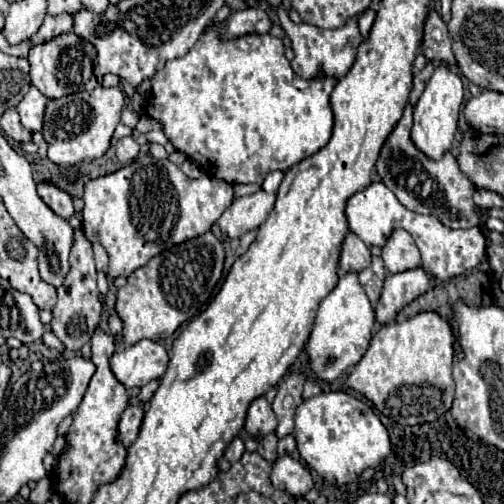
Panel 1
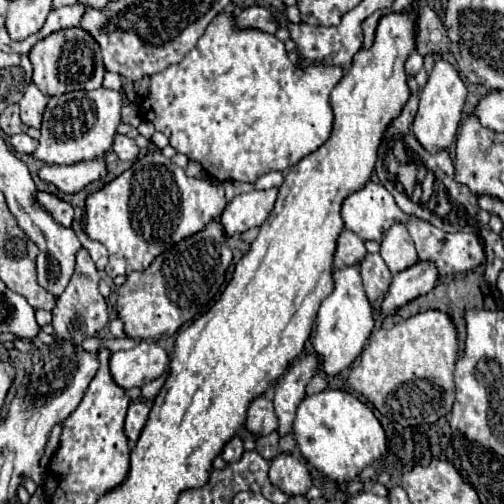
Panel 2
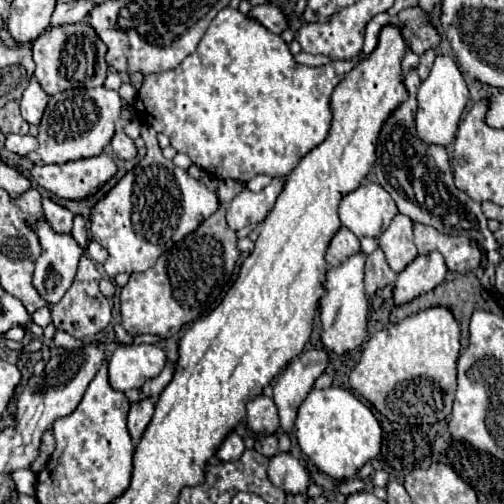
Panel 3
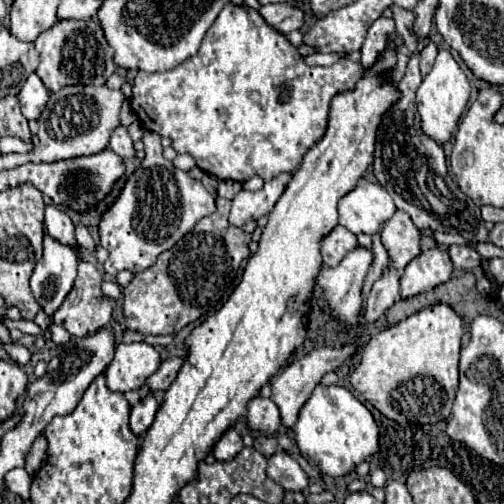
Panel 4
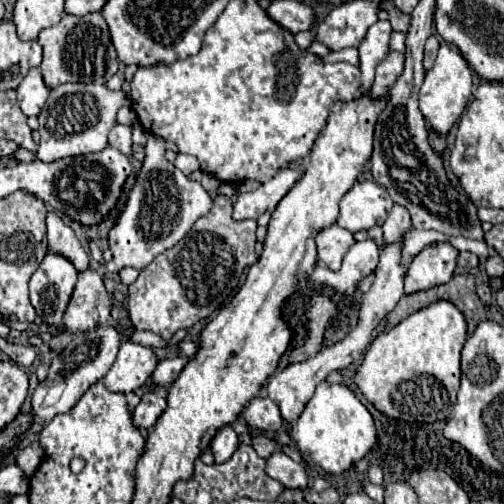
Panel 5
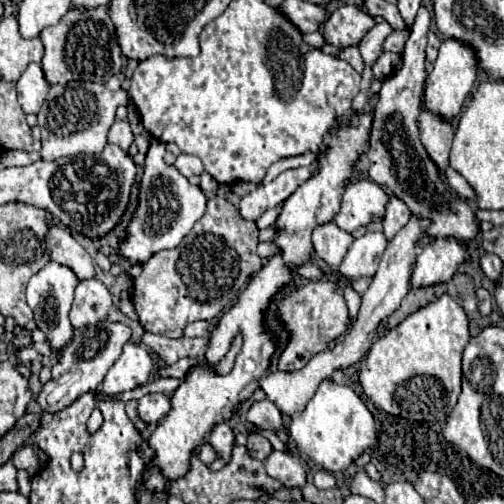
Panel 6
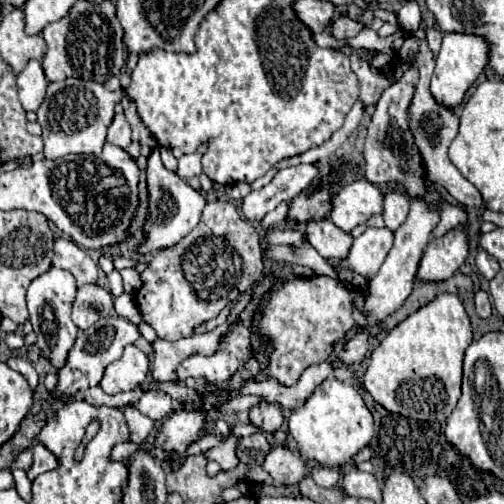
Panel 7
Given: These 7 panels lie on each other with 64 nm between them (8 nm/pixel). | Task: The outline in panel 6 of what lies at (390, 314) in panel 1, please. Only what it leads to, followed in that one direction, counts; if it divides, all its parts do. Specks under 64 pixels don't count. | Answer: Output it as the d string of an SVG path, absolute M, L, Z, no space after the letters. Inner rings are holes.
M436 238L428 242L412 266L410 286L424 288L448 282L456 268L464 262L464 256L466 250L456 238Z

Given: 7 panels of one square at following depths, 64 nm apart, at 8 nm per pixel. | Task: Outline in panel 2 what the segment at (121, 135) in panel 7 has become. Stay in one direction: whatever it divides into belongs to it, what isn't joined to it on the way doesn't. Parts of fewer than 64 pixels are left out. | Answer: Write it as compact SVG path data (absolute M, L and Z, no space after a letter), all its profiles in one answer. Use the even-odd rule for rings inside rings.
M120 134L114 136L112 150L118 154L120 160L134 160L134 158L138 156L138 146L136 146L136 142L134 142L132 138L120 136Z

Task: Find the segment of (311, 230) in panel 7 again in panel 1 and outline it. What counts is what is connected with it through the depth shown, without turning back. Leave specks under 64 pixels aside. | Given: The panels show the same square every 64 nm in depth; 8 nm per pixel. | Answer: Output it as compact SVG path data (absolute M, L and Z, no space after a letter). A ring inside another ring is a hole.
M348 232L342 244L342 254L340 254L340 272L360 272L366 266L370 266L370 248L354 234Z

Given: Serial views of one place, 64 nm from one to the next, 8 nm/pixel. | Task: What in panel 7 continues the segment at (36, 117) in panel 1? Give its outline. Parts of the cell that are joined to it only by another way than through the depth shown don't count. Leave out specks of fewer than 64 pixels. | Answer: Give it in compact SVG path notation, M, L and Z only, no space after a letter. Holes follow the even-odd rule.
M30 60L26 68L18 74L18 98L26 112L36 112L46 96L48 80L44 76L42 64L38 60Z

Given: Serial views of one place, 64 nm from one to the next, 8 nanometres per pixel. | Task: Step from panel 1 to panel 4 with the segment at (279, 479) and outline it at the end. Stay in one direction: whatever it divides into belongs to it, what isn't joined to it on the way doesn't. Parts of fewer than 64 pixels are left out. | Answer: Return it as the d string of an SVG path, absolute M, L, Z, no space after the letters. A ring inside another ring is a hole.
M284 450L268 458L268 478L280 484L284 490L302 492L308 488L308 476L300 464Z

